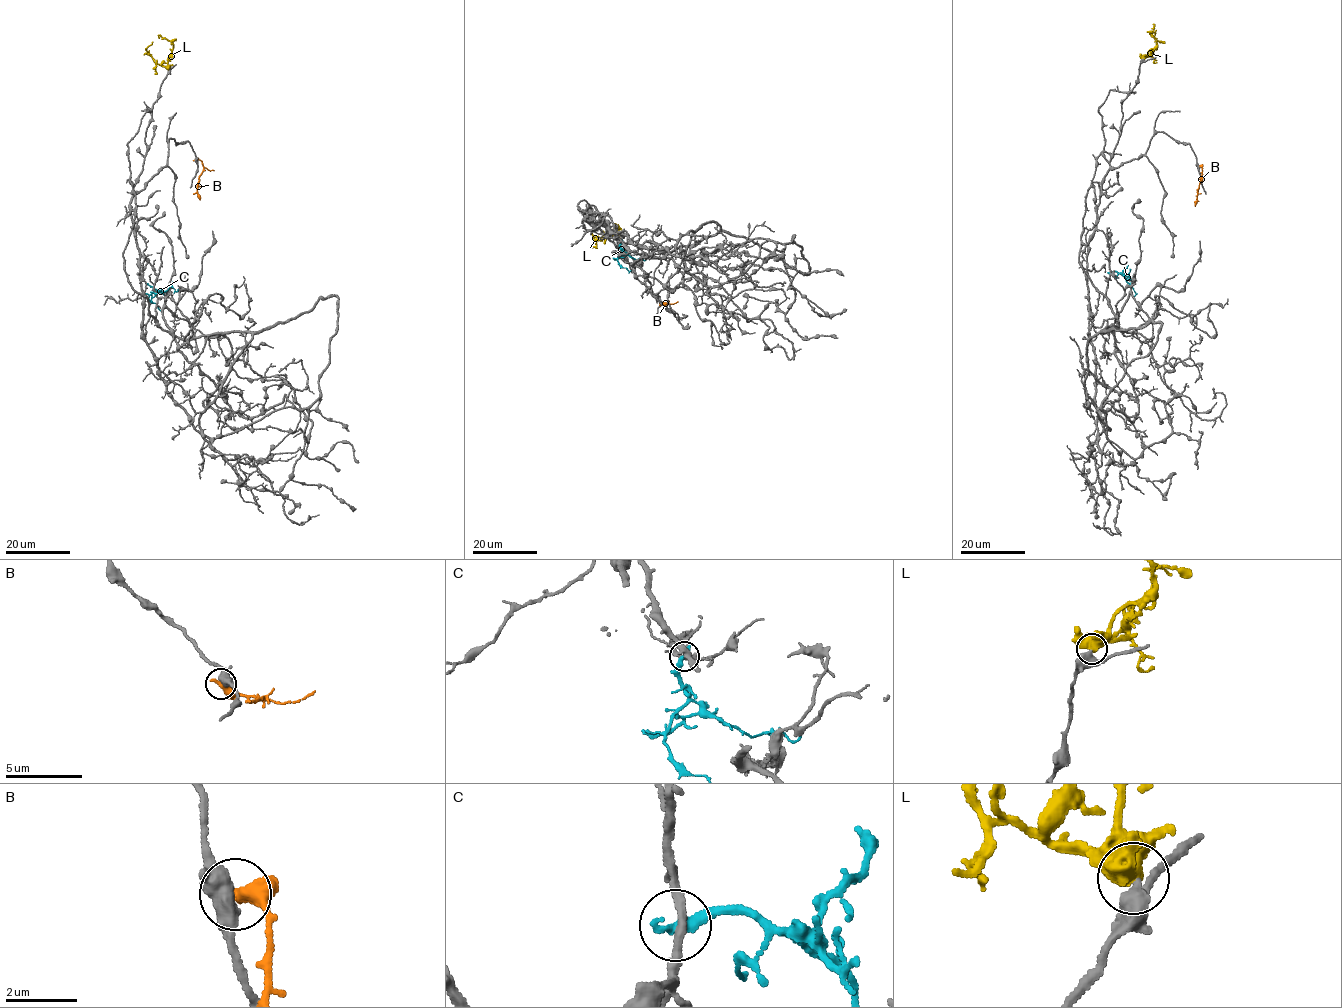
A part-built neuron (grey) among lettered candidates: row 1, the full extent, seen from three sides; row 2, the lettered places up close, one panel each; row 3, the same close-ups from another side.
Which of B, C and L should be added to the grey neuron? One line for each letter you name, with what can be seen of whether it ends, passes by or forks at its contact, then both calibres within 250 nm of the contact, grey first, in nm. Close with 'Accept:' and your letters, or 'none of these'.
Accept: none of these

